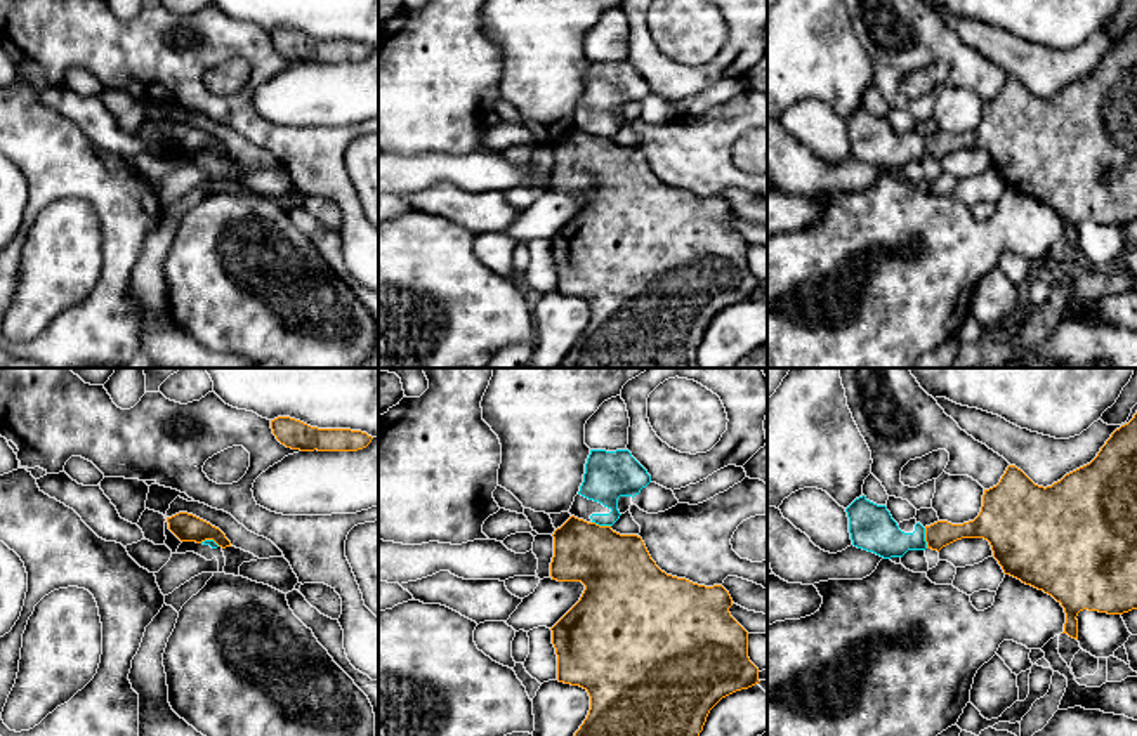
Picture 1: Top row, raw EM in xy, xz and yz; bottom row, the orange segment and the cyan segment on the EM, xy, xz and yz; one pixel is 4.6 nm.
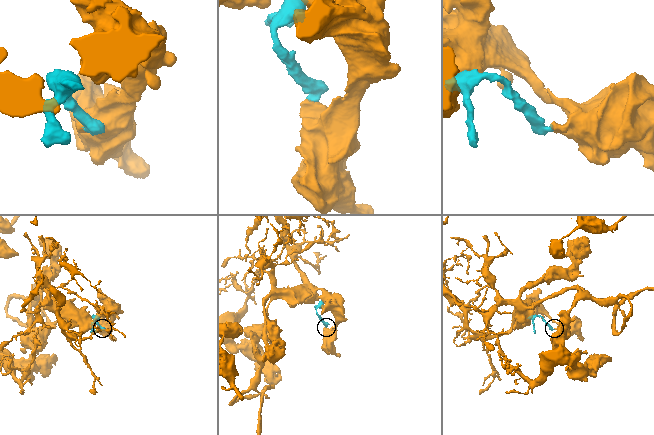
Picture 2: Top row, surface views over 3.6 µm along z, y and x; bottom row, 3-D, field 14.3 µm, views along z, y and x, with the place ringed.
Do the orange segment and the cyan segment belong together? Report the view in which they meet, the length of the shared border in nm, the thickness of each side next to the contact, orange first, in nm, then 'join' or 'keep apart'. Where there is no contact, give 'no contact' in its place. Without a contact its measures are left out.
contact in yz; length 100 nm; calibres 120 and 200 nm; keep apart

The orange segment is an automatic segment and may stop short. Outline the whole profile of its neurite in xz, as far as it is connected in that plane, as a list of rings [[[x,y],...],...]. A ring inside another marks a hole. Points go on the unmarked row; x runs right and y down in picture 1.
[[[571,127],[554,142],[550,187],[582,193],[580,212],[550,240],[557,292],[583,299],[590,321],[555,368],[698,368],[696,352],[710,321],[726,307],[759,295],[748,269],[748,243],[731,227],[733,210],[722,196],[705,198],[661,182],[637,146],[620,146]]]

